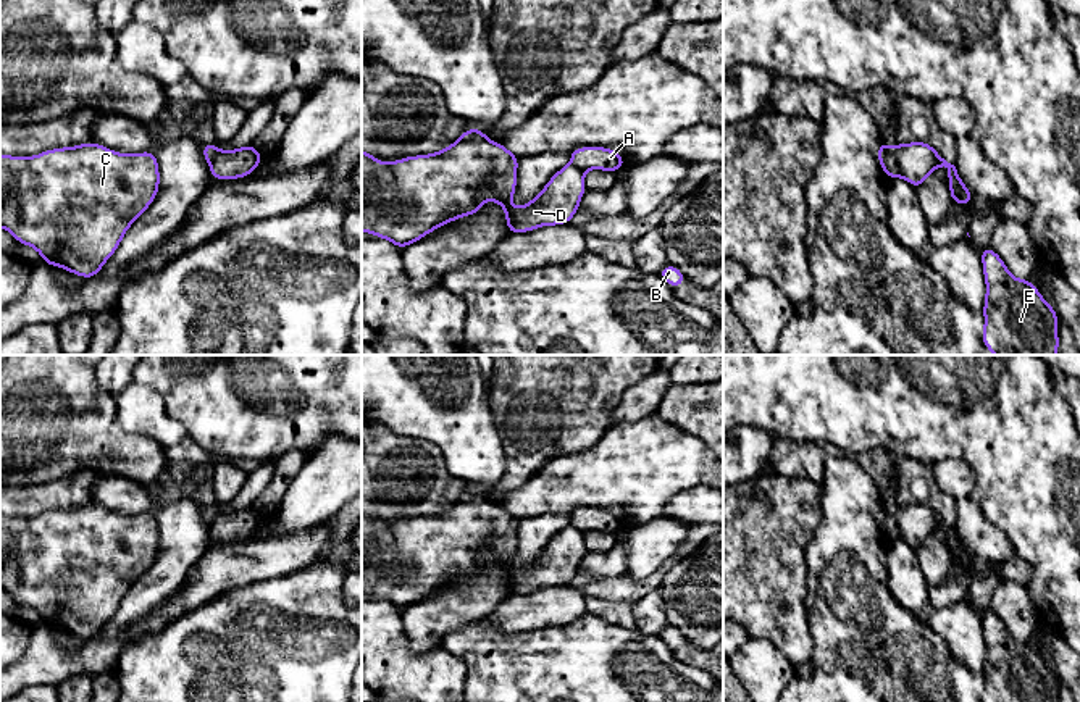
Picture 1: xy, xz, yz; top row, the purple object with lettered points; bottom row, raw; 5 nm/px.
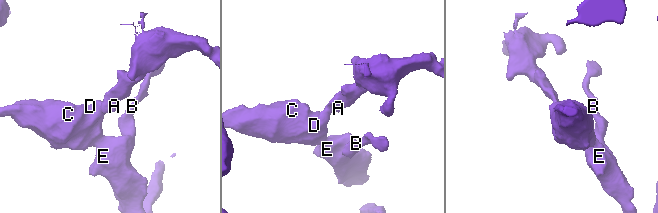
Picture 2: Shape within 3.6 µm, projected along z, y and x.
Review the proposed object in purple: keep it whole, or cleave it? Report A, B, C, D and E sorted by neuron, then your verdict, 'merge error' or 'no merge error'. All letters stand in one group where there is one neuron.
groups A / B C D E; merge error

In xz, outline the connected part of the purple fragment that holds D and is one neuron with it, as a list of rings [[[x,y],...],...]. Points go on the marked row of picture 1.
[[[481,127],[463,131],[444,150],[389,163],[362,150],[362,232],[387,239],[402,250],[446,223],[478,213],[486,200],[494,200],[504,208],[509,234],[531,232],[539,226],[570,224],[588,190],[584,173],[568,163],[554,173],[531,202],[513,208],[512,197],[517,190],[518,163],[518,157],[505,145],[489,140]]]

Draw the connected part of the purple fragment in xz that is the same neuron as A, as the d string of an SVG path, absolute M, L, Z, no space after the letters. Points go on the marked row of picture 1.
M578 147L570 152L571 163L583 173L589 169L601 169L617 173L626 161L615 148L607 147Z

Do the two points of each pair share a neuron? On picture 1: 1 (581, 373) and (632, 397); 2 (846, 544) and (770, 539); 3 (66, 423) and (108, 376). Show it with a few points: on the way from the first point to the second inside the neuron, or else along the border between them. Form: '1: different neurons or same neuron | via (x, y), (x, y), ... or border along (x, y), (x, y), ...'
1: different neurons | border along (654, 371), (623, 392), (612, 413), (612, 422)
2: different neurons | border along (819, 505), (820, 523), (806, 549), (806, 580)
3: different neurons | border along (96, 371), (97, 383), (113, 396)

